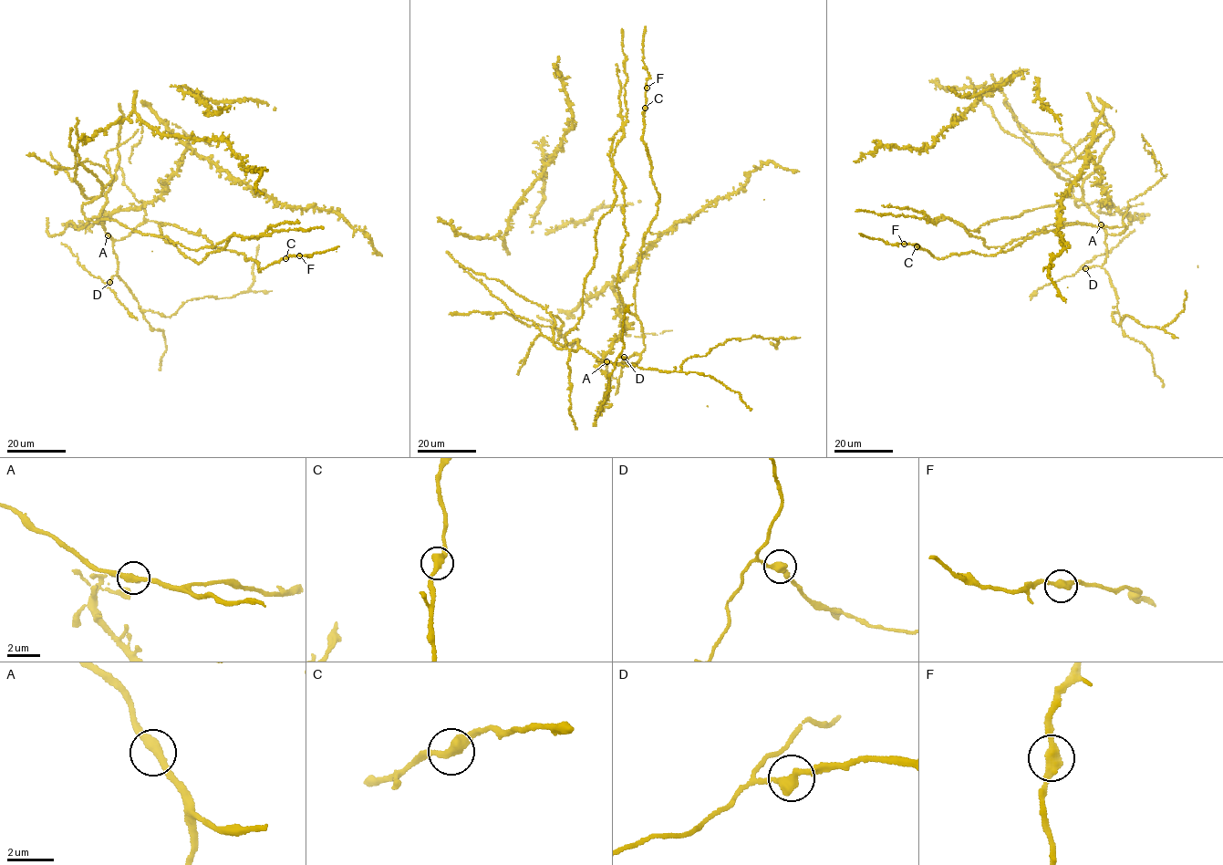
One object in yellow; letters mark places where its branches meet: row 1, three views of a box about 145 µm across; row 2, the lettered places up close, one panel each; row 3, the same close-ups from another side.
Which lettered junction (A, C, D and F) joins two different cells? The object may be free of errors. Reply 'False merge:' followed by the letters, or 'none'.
False merge: D

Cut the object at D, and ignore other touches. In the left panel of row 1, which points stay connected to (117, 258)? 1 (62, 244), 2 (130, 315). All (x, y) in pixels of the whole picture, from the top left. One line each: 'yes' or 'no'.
1: no
2: no

